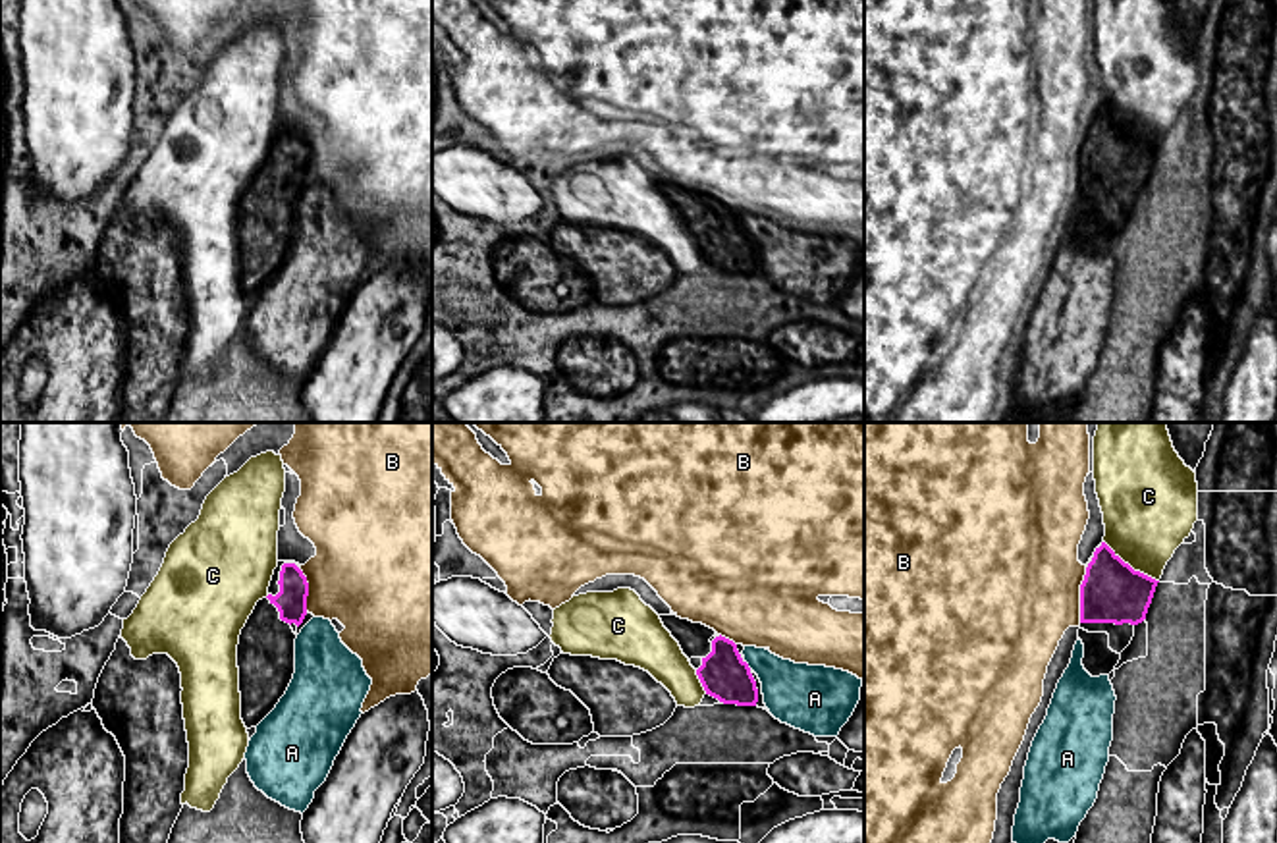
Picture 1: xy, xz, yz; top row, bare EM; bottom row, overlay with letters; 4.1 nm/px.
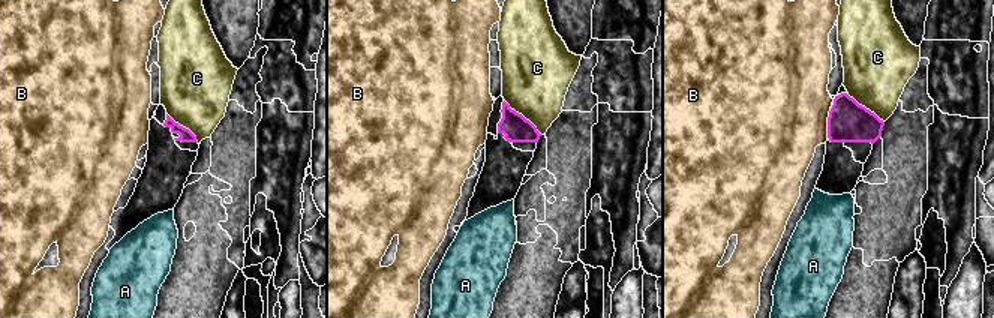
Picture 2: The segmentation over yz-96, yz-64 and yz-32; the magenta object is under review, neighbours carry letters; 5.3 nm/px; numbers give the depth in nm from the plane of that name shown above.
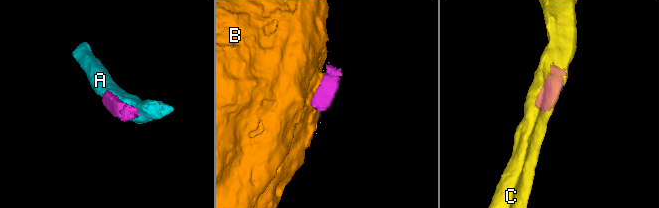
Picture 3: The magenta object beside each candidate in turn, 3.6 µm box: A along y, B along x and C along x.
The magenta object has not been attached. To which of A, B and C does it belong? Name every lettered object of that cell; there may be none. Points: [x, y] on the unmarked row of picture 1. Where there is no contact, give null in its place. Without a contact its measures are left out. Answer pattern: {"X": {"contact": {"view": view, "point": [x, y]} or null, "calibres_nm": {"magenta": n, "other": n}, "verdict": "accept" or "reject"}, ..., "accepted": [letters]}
{"A": {"contact": {"view": "xz", "point": [747, 232]}, "calibres_nm": {"magenta": 200, "other": 260}, "verdict": "reject"}, "B": {"contact": {"view": "yz", "point": [1081, 163]}, "calibres_nm": {"magenta": 260, "other": 500}, "verdict": "reject"}, "C": {"contact": {"view": "yz", "point": [1129, 134]}, "calibres_nm": {"magenta": 260, "other": 380}, "verdict": "reject"}, "accepted": []}

